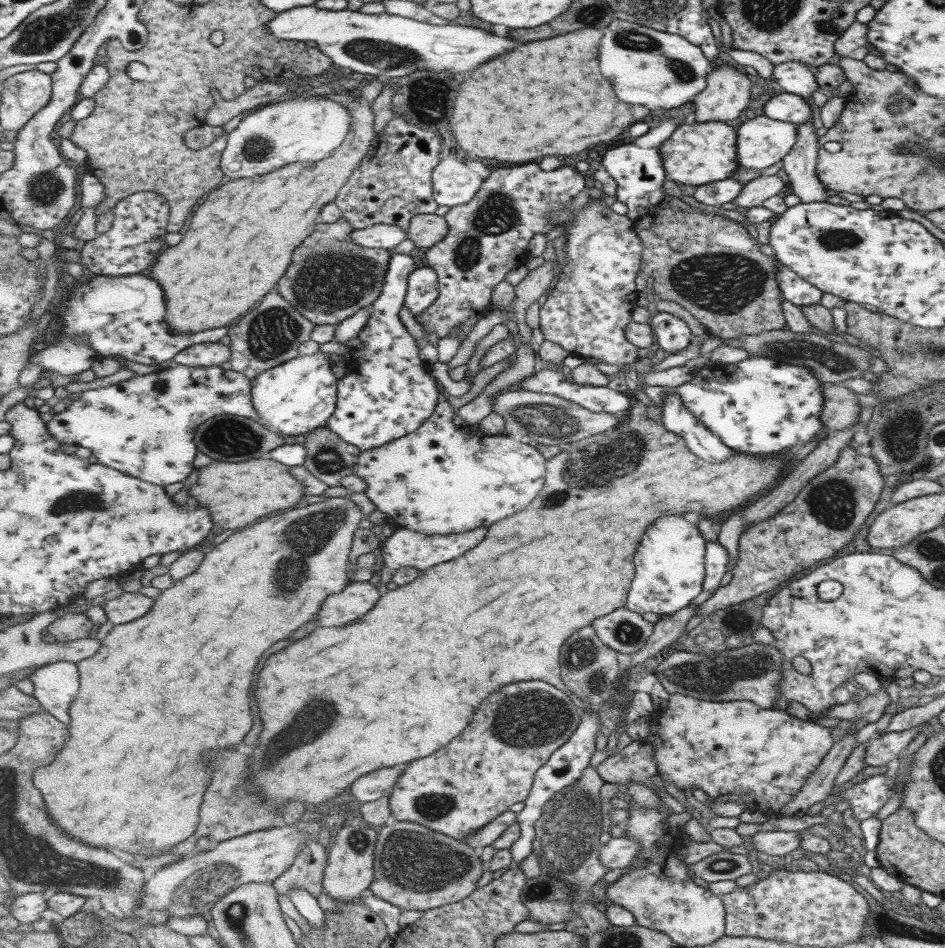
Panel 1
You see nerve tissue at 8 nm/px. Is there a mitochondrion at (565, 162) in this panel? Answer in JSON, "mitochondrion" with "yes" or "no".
{"mitochondrion":"no"}

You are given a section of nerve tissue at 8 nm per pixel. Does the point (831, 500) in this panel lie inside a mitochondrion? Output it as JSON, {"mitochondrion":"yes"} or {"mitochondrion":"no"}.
{"mitochondrion":"yes"}

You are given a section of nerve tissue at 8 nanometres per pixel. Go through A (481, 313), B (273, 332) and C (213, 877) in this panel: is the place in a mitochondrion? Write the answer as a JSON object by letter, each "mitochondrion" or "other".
{"A":"other","B":"mitochondrion","C":"mitochondrion"}

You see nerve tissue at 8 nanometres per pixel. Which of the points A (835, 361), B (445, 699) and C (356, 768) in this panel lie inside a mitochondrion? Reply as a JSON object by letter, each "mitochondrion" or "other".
{"A":"mitochondrion","B":"other","C":"other"}

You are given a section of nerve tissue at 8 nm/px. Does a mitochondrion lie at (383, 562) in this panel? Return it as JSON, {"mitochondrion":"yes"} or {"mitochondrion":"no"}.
{"mitochondrion":"no"}

